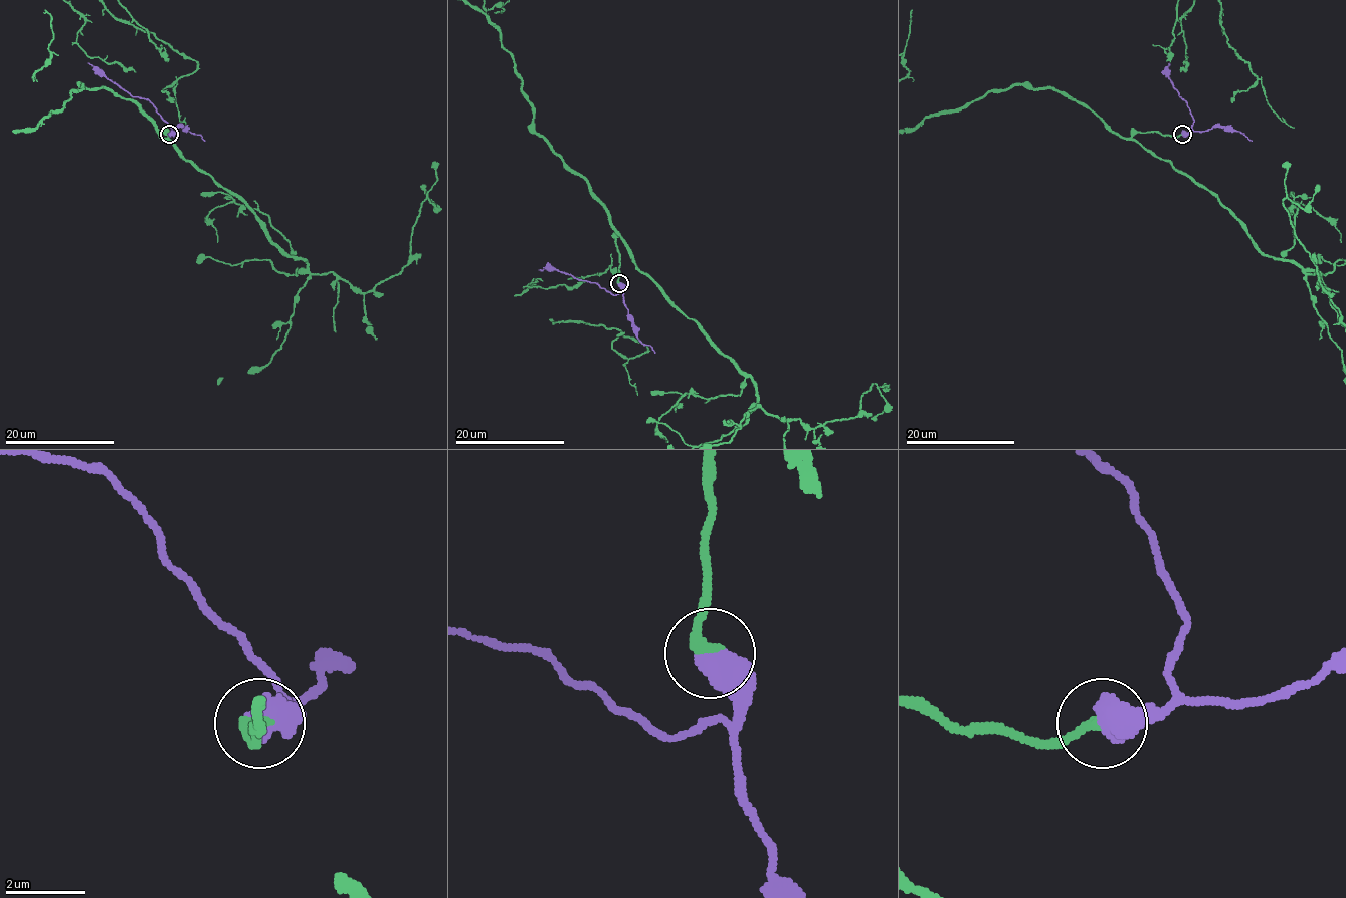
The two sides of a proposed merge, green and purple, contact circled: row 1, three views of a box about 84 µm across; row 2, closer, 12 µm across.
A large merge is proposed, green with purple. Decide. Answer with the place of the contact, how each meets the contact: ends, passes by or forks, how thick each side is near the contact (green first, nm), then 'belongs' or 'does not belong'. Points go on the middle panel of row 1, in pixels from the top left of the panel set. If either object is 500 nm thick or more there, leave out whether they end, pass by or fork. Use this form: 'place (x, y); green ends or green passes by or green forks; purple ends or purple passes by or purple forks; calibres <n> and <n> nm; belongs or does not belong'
place (619, 283); calibres 320 and 700 nm; belongs

